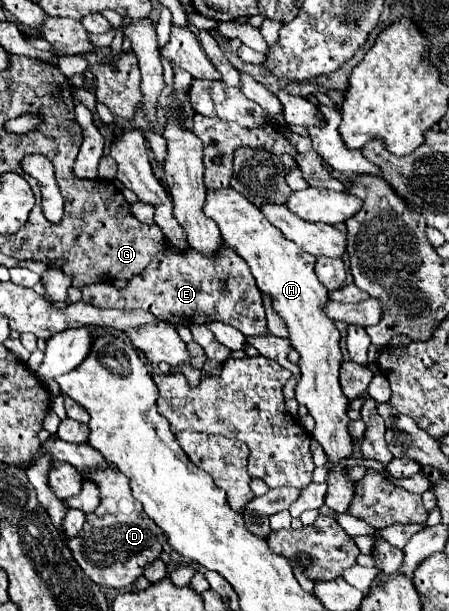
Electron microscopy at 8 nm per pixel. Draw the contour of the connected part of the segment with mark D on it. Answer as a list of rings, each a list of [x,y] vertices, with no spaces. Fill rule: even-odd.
[[[115,464],[107,468],[95,468],[93,472],[81,472],[83,480],[91,480],[99,486],[101,502],[95,512],[87,514],[87,520],[81,532],[67,542],[73,552],[73,558],[83,568],[83,572],[99,586],[105,588],[127,588],[131,586],[155,558],[159,558],[165,534],[157,524],[145,516],[141,504],[133,500],[129,480],[117,472]]]

